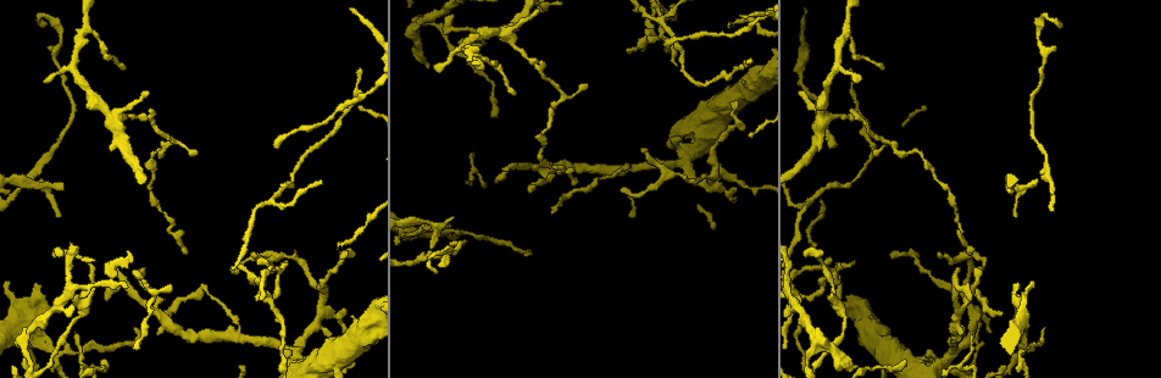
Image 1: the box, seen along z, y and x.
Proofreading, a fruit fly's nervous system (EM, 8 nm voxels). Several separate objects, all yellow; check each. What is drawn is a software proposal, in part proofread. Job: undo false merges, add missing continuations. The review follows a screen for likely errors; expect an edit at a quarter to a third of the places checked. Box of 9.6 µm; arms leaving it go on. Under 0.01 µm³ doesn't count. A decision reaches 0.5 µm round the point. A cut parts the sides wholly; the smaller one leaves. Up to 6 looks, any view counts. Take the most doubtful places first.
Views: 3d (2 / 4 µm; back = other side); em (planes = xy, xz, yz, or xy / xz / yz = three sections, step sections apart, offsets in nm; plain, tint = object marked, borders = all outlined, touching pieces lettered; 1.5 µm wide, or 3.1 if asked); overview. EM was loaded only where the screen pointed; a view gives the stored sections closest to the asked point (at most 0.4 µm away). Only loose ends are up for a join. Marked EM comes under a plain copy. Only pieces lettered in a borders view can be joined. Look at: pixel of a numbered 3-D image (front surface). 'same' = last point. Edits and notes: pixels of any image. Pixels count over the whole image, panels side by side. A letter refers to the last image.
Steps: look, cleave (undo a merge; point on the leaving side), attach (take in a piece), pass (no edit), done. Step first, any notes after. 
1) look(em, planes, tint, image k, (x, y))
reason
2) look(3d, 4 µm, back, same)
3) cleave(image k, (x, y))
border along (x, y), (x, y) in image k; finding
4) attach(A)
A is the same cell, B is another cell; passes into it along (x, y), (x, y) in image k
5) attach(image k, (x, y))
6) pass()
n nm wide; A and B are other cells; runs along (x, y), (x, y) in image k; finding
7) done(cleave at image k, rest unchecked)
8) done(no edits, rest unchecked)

look(em, xz, step 8, borders, image 1, (1024, 348))
an open end

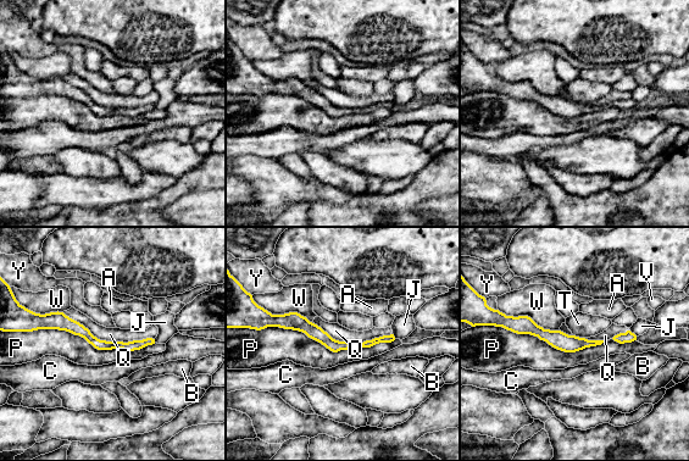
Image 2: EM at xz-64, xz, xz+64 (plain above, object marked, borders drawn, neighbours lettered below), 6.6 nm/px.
look(em, planes, borders, same)
another direction

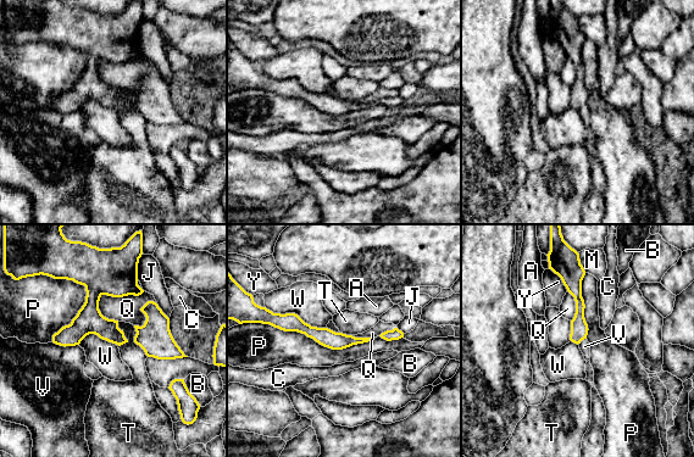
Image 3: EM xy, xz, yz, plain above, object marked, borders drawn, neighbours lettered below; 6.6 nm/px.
pass()
110 nm wide; A, B, C, J, M, P, Q, T, V, W and Y are other cells; runs along (106, 268), (89, 313), (56, 340) in image 3; no lettered piece goes on from it

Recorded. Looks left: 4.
look(3d, 2 µm, image 1, (45, 23))
free end

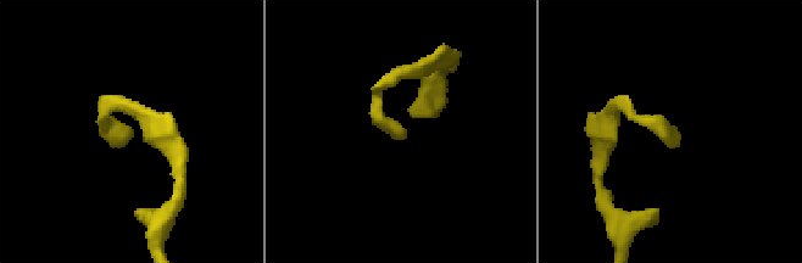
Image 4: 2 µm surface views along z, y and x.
look(em, xy, step 8, tint, image 4, (405, 129))
now the EM

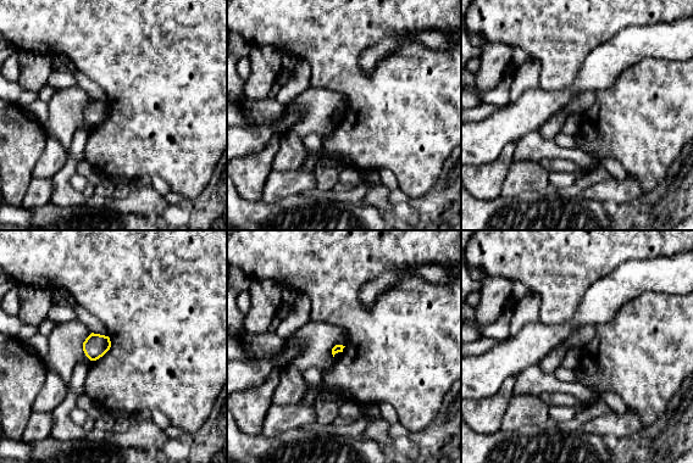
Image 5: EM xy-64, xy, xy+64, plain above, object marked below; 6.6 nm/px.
look(em, planes, borders, same)

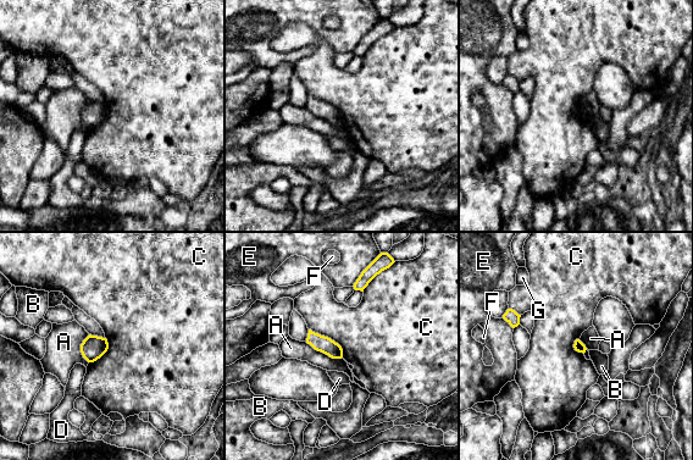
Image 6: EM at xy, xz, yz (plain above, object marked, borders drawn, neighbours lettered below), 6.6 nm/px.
pass()
70 nm wide; A, B, C, D, E, F and G are other cells; border along (309, 328), (333, 339), (343, 356) in image 6; none of them fits

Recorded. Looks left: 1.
look(em, planes, borders, image 1, (982, 269))
an open end

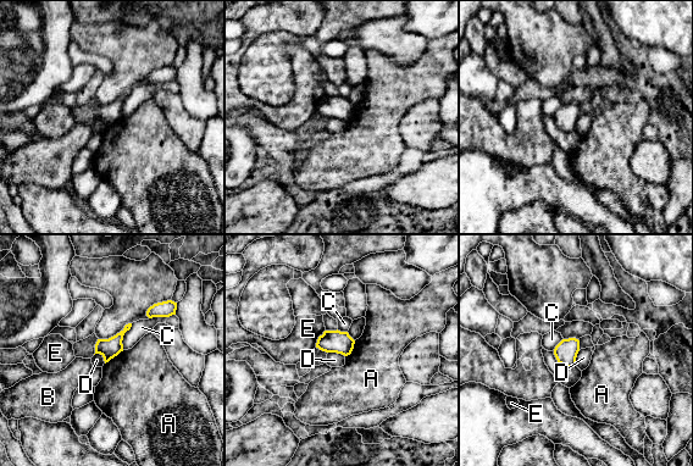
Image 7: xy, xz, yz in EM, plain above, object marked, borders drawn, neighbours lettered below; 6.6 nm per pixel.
pass()
A, B, C, D and E are other cells; none of them fits

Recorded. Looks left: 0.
done(no edits, rest unchecked)

